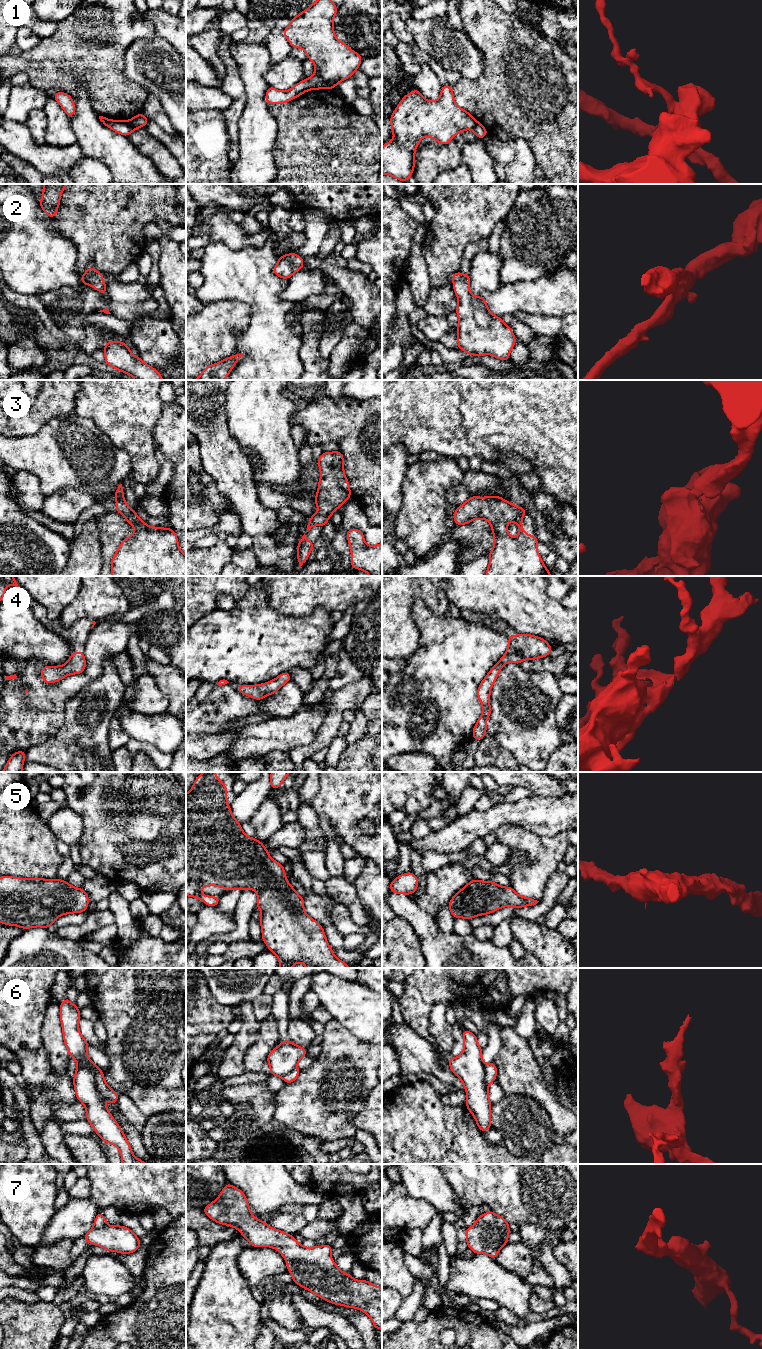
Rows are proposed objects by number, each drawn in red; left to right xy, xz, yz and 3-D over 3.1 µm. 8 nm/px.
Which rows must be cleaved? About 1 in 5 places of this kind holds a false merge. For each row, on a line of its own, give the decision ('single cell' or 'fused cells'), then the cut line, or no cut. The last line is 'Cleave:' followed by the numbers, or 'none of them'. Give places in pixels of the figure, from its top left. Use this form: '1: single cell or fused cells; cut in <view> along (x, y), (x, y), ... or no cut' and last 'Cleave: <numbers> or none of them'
1: fused cells; cut in xz along (315, 72), (334, 85)
2: single cell; no cut
3: single cell; no cut
4: single cell; no cut
5: single cell; no cut
6: fused cells; cut in xy along (86, 1059), (84, 1062), (93, 1070), (95, 1085), (102, 1096)
7: single cell; no cut
Cleave: 1, 6

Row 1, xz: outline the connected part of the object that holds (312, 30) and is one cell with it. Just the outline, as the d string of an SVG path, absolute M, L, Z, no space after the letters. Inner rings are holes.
M316 0L307 10L291 19L290 25L282 33L293 48L302 48L315 64L315 73L323 80L337 85L359 69L363 58L339 41L334 33L333 19L337 6L332 0Z

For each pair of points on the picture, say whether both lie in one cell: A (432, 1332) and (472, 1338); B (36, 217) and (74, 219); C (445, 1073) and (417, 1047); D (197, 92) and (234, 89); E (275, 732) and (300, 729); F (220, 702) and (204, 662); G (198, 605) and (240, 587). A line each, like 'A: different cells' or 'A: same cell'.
A: same cell
B: different cells
C: same cell
D: different cells
E: same cell
F: different cells
G: same cell

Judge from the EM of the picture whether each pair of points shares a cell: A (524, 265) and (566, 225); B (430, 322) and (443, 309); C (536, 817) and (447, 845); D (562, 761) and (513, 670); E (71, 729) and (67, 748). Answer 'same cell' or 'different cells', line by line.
A: same cell
B: different cells
C: same cell
D: different cells
E: same cell

